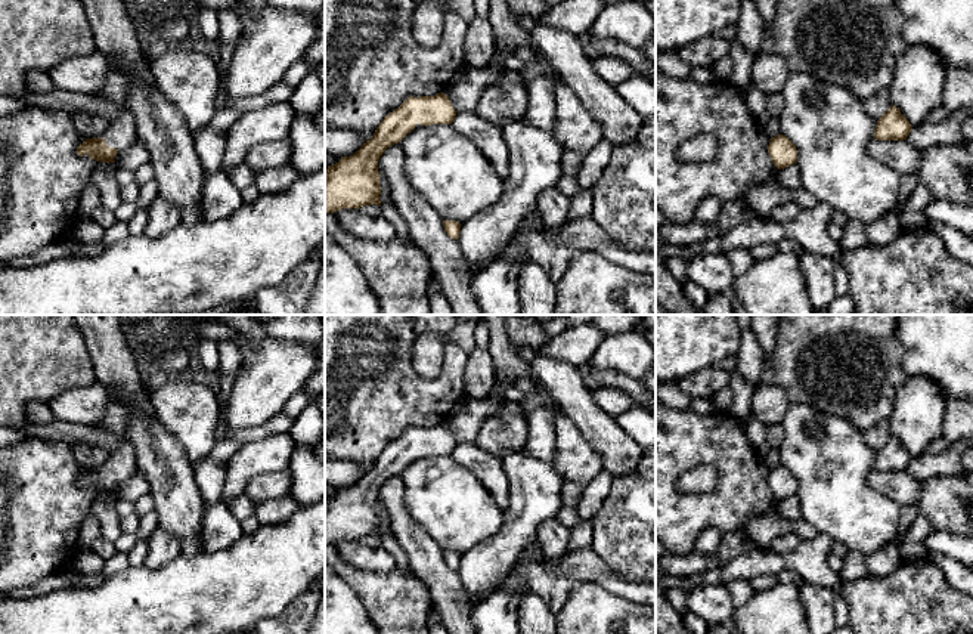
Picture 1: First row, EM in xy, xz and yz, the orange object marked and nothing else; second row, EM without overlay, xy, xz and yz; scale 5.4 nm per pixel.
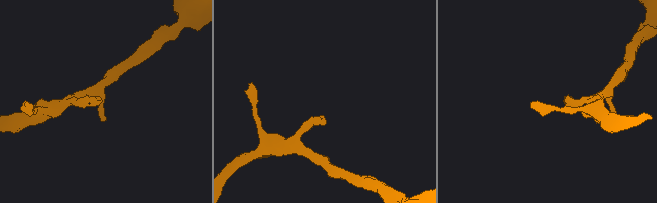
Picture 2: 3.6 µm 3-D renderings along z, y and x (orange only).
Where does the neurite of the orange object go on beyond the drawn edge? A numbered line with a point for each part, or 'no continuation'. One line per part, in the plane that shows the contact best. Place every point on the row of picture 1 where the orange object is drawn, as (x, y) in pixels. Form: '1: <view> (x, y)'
1: xy (121, 133)

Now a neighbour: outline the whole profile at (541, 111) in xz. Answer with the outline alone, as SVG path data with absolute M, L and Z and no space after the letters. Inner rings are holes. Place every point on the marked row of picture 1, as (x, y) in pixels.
M534 78L526 83L527 108L523 121L529 126L552 132L555 127L555 83L549 78Z

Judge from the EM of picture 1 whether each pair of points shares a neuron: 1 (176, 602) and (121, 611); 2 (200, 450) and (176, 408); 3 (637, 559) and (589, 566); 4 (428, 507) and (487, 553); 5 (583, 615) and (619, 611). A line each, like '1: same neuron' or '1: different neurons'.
1: same neuron
2: same neuron
3: different neurons
4: different neurons
5: same neuron

